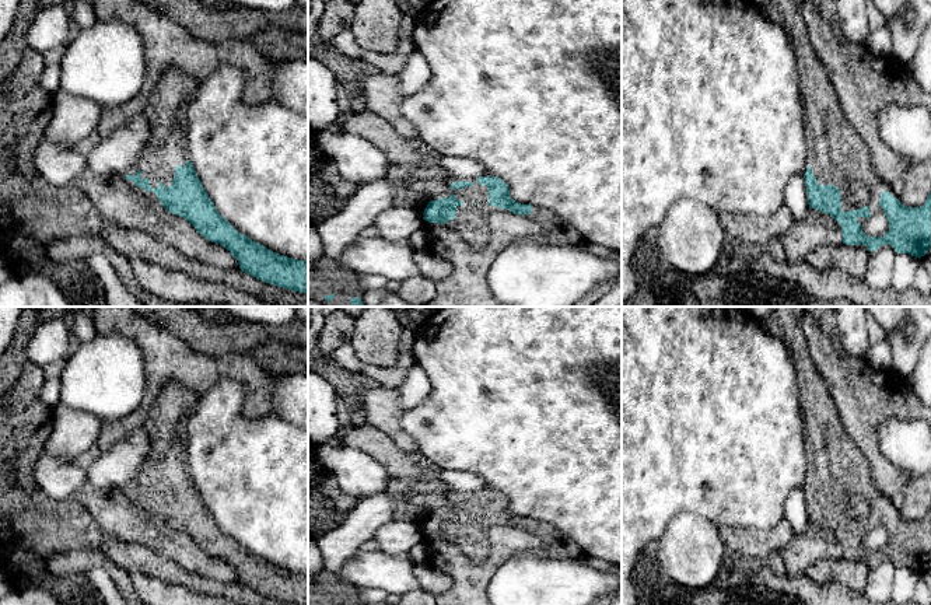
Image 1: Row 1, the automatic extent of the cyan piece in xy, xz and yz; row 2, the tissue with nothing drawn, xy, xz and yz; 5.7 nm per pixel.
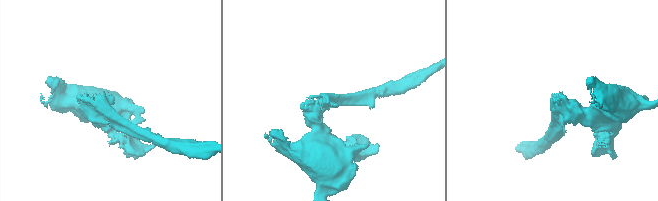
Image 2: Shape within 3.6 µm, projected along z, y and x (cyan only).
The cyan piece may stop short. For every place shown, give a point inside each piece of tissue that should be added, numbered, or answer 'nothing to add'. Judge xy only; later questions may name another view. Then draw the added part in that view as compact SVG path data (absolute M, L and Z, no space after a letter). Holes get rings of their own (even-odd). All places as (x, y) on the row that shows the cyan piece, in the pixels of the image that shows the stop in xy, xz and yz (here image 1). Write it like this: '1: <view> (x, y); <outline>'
1: xy (167, 108); M169 69L158 81L148 98L143 113L148 119L150 136L139 164L125 171L120 178L136 192L161 203L154 192L137 188L126 175L148 178L155 189L161 182L164 188L172 185L176 165L186 165L190 160L188 151L188 108L192 102L197 83L178 69Z

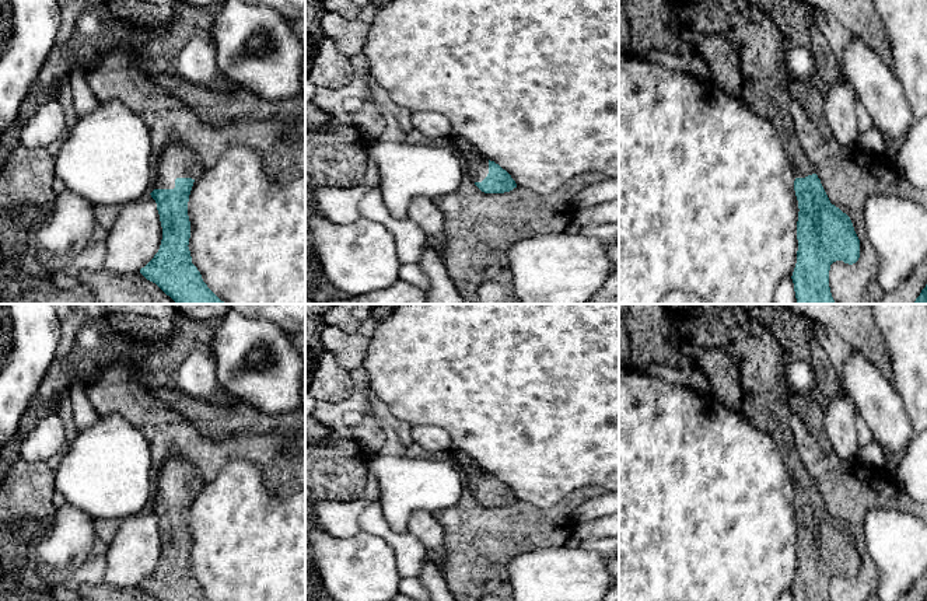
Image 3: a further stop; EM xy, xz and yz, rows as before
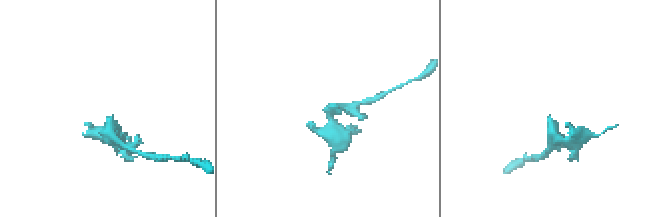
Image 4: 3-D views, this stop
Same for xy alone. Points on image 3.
1: xy (177, 160); M168 144L154 168L154 189L174 189L176 178L197 179L204 167L196 153L185 144Z

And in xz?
1: xz (479, 170); M479 158L469 168L468 175L473 182L482 182L489 174L489 160Z

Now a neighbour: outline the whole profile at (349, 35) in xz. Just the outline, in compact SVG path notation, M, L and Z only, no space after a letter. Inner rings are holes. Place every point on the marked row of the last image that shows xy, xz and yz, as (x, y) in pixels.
M370 3L354 20L346 20L336 13L325 13L321 18L321 28L326 38L335 42L339 52L353 57L364 50L367 31L378 10L378 6Z

